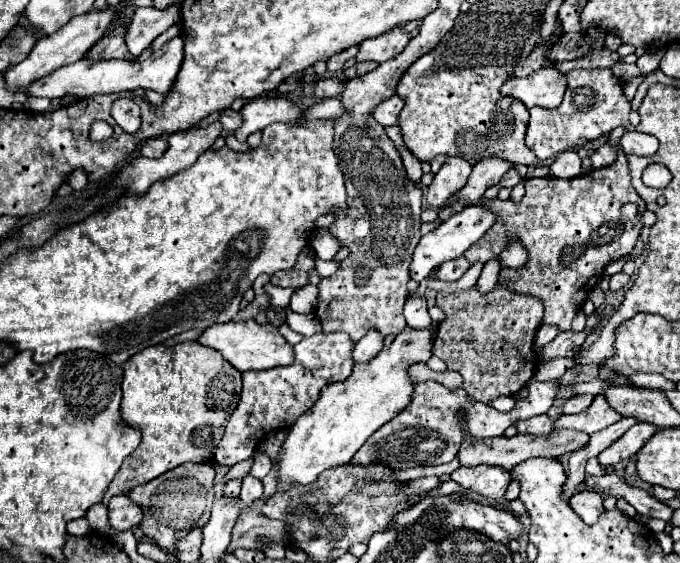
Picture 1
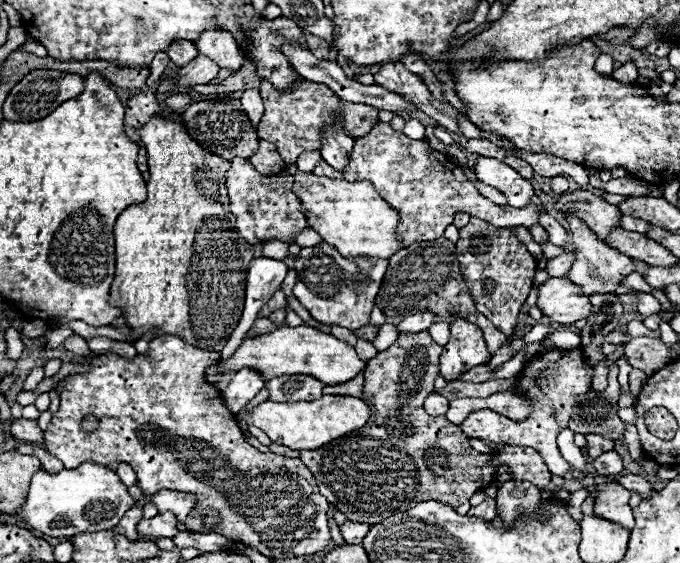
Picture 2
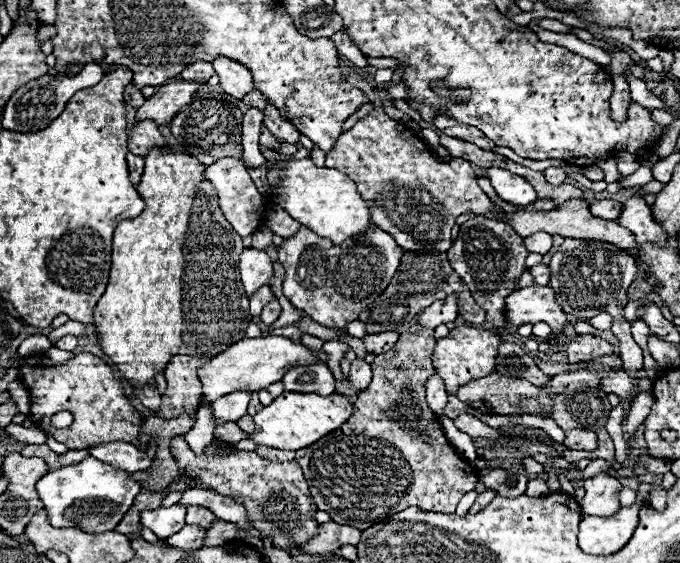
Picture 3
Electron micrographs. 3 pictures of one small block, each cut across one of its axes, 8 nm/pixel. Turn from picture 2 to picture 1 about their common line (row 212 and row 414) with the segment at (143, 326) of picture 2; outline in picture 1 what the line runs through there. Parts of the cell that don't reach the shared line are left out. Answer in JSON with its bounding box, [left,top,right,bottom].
[104,342,242,504]

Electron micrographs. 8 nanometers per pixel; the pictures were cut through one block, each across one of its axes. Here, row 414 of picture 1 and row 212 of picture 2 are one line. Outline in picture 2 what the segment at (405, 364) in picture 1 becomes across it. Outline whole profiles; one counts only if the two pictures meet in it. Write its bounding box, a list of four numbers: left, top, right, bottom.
[294,172,400,258]

